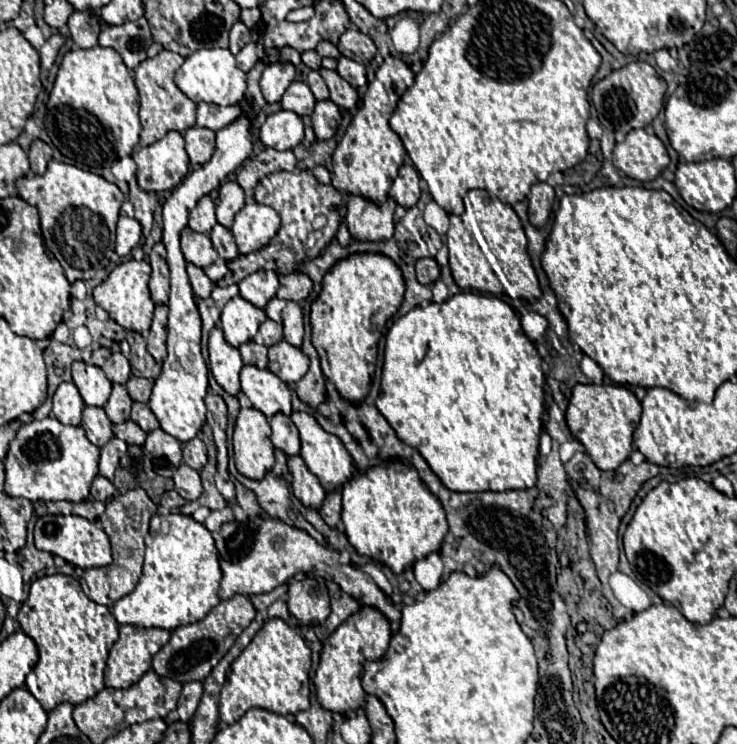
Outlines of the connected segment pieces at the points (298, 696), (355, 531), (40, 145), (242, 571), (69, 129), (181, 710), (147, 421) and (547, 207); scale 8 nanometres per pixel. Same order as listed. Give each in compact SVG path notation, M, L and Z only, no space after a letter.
M268 619L252 643L232 663L220 693L220 725L232 725L248 709L266 709L278 715L296 715L310 707L310 649L282 619Z
M388 461L366 473L354 473L342 489L342 523L356 553L390 567L394 575L440 551L448 535L446 515L438 497L426 489L416 469L406 461Z
M34 141L30 145L28 157L30 157L30 169L32 169L32 173L34 175L44 175L46 173L46 165L52 159L52 149L44 141Z
M256 517L248 521L232 521L222 525L218 533L214 533L214 541L220 553L220 569L222 569L222 581L220 581L220 599L226 601L234 595L254 595L254 593L268 593L274 587L282 585L286 579L294 577L296 573L312 573L320 575L328 581L334 581L346 591L352 599L356 599L364 607L378 609L388 621L392 635L398 633L400 627L400 609L382 593L382 589L374 583L374 579L352 567L342 565L338 561L338 551L318 545L308 533L302 529L290 527L278 519L272 517Z
M74 49L64 55L46 107L48 113L44 125L52 143L66 159L70 159L80 169L92 171L98 167L110 167L114 161L132 155L134 147L138 145L138 137L142 131L138 117L138 91L122 57L114 49Z
M192 681L192 683L184 685L180 699L178 699L178 709L176 709L178 715L180 715L180 721L186 723L186 721L192 719L192 715L198 709L200 697L202 697L202 683L200 681Z
M134 403L132 405L132 421L146 433L154 431L160 427L156 415L150 411L150 407L146 403Z
M536 183L532 185L532 191L528 195L528 219L534 227L544 227L550 219L552 203L554 203L554 189L548 183Z

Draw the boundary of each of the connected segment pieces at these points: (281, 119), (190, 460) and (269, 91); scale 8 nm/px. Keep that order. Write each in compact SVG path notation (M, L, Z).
M278 111L270 115L260 127L260 141L278 151L290 151L304 141L302 119L292 111Z
M196 437L196 439L192 439L192 441L188 441L188 443L184 443L184 463L186 465L190 465L190 467L194 467L196 471L202 471L202 467L204 467L204 457L206 457L206 445Z
M270 63L262 71L262 79L260 79L260 89L266 103L278 103L286 93L286 89L290 87L290 83L294 81L294 75L296 75L294 65Z

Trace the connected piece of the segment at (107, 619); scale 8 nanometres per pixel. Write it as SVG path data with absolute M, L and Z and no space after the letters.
M62 573L36 579L30 587L28 601L22 603L18 611L18 623L22 631L34 639L40 653L40 659L36 667L32 669L26 681L26 687L46 711L52 711L56 705L64 701L72 705L80 705L104 689L104 667L106 667L108 651L118 639L118 623L108 607L98 605L86 597L78 579L62 575Z

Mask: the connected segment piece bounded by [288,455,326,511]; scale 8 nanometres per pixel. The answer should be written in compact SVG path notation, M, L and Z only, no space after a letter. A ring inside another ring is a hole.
M296 455L296 457L288 457L288 467L290 467L290 473L294 477L294 483L292 483L292 491L296 495L296 499L308 507L308 509L320 509L324 499L326 499L326 493L320 485L320 481L308 471L308 467L304 465L304 461Z

